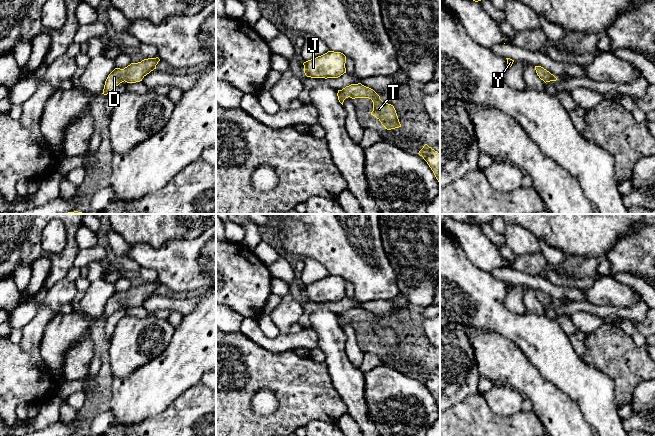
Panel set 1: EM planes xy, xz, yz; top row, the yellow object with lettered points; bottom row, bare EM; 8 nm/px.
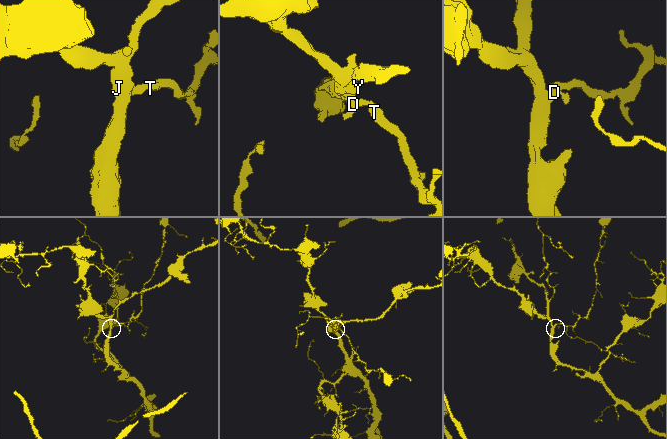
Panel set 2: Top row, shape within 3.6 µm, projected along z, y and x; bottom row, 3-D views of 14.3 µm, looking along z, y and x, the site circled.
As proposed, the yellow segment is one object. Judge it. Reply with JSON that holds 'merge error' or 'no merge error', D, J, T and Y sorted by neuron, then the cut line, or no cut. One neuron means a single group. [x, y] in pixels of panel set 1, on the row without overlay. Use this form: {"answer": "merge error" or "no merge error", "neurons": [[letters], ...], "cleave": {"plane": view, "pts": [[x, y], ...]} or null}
{"answer": "no merge error", "neurons": [["D", "J", "T", "Y"]], "cleave": null}

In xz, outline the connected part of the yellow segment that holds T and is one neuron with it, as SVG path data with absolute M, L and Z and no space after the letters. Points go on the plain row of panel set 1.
M351 308L337 317L339 326L343 329L346 322L369 322L373 326L371 339L375 340L387 354L401 351L393 329L383 326L380 320L371 312L358 308Z

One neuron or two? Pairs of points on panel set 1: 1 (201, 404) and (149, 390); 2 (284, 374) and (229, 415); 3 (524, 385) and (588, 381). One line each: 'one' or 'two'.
1: two
2: one
3: two

